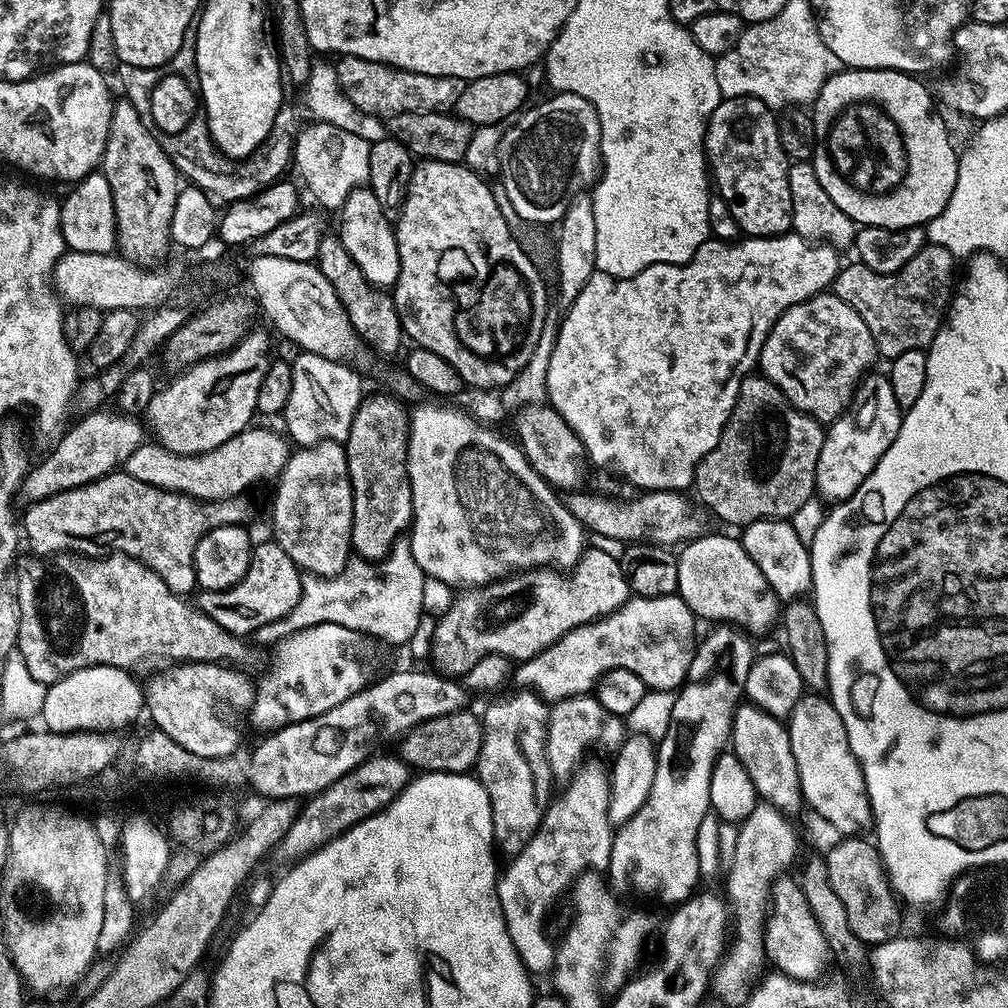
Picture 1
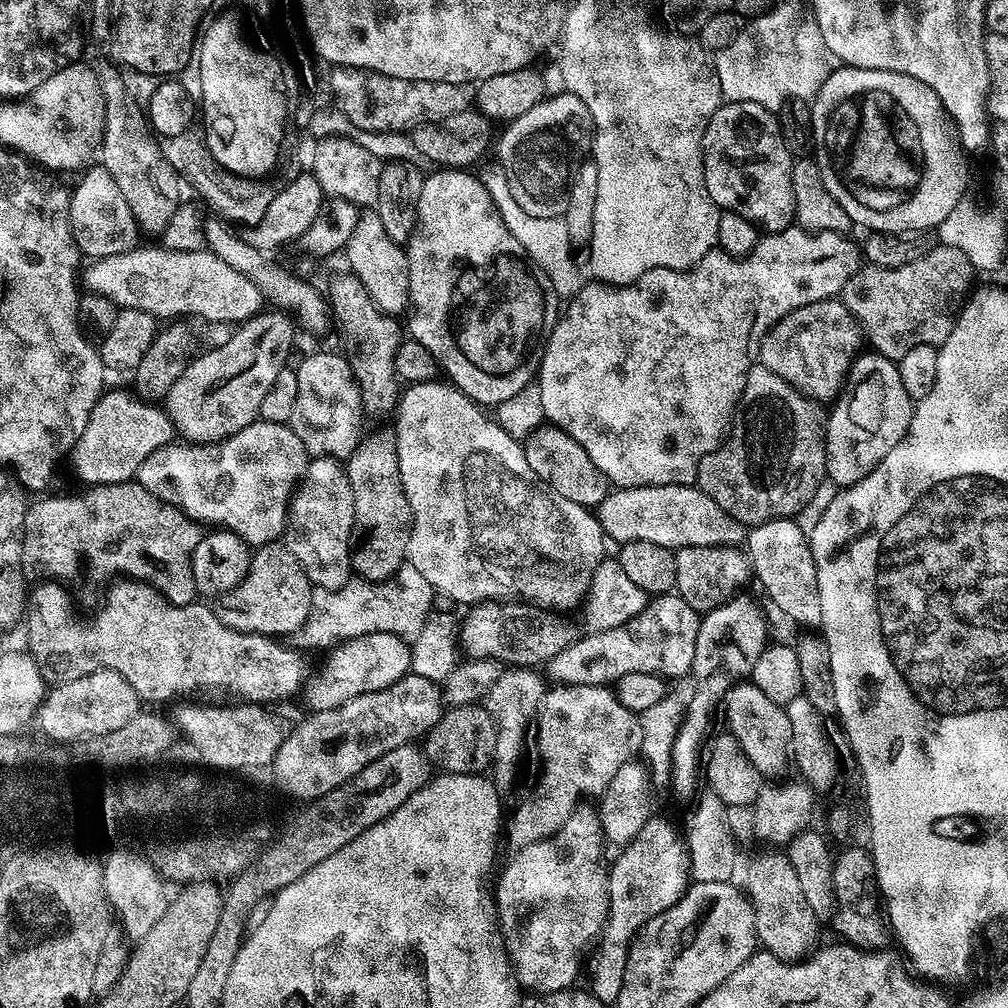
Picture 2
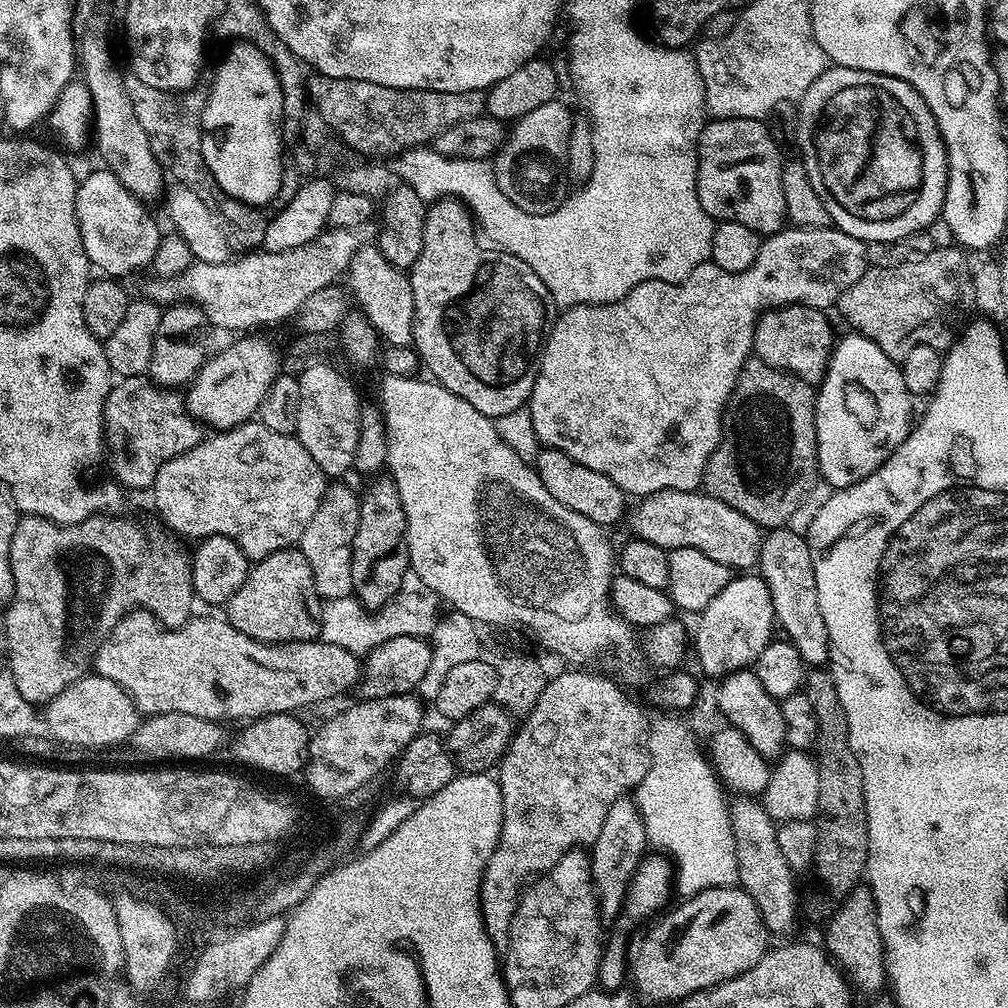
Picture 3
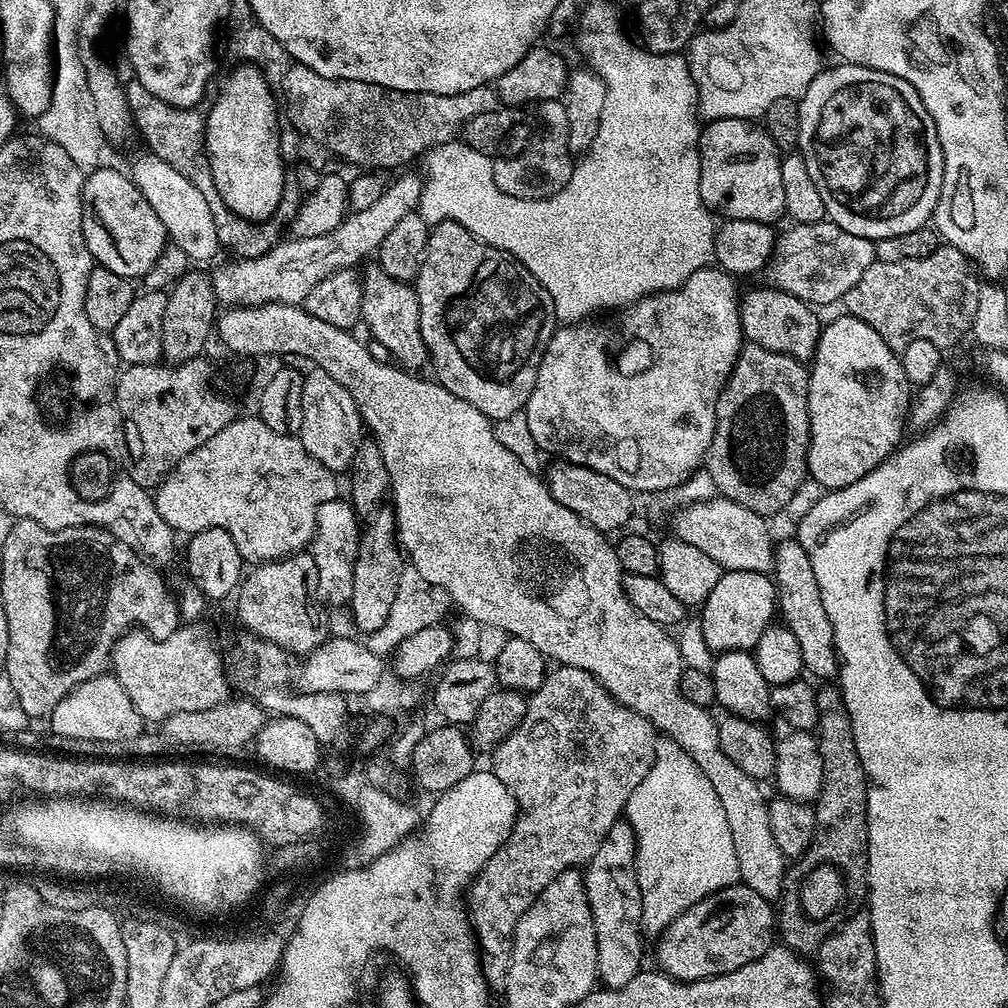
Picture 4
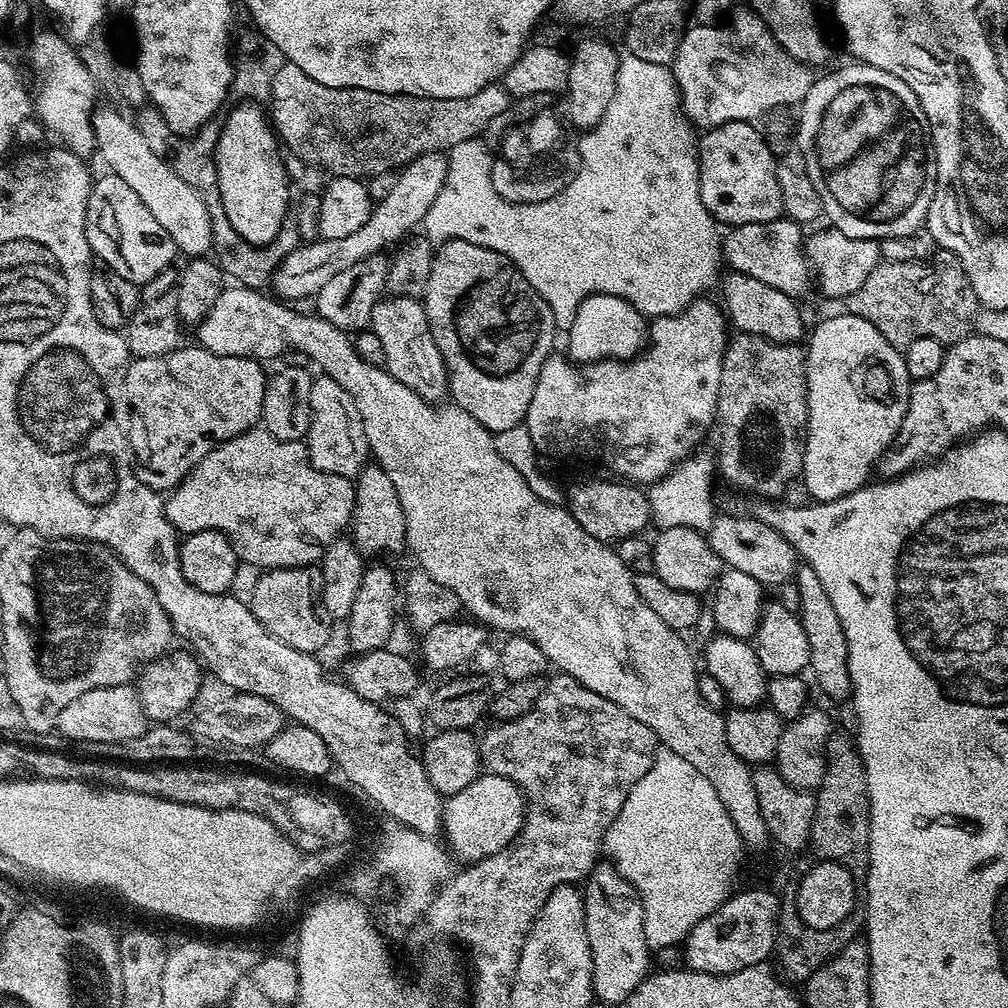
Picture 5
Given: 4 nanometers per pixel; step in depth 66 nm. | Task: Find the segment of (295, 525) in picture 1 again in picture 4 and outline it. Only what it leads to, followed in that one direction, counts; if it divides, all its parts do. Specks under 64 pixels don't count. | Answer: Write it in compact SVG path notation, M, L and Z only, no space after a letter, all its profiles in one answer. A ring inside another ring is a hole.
M337 498L326 502L318 510L316 532L312 535L310 553L318 566L317 594L325 605L333 604L336 610L351 605L354 594L354 562L358 558L361 521L347 499Z

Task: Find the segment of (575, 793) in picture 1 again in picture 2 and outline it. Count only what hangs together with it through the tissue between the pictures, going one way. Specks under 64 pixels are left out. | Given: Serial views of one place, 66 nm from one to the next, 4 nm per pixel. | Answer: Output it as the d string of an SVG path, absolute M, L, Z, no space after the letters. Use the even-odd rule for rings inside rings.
M580 810L548 839L519 849L501 874L497 886L495 883L494 899L500 935L504 938L504 949L508 951L508 961L512 963L517 985L525 993L536 992L532 994L537 997L549 996L552 992L567 992L575 985L572 983L580 972L580 959L588 947L588 951L593 947L608 919L604 852L606 845L599 815L595 811Z

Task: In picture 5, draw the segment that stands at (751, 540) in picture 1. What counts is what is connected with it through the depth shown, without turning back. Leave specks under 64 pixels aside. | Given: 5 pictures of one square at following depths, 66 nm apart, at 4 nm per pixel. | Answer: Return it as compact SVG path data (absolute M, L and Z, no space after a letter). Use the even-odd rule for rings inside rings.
M807 566L797 567L794 577L796 592L800 595L798 615L806 630L806 642L810 642L810 662L808 668L816 675L816 684L832 700L847 701L852 694L850 670L848 669L848 651L846 650L846 634L842 634L842 622L838 622L838 614L826 589L822 587L822 578L814 574Z

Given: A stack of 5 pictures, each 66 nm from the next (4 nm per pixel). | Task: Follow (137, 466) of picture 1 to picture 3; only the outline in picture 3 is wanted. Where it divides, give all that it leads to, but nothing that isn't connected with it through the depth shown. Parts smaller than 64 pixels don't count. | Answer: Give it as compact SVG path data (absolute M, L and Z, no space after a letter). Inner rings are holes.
M247 422L212 435L193 448L165 460L158 470L150 495L165 524L182 538L230 538L249 562L260 561L275 551L293 547L320 505L326 487L326 473L314 458L310 458L306 446L302 446L295 435L278 434L278 430L270 430L265 424Z

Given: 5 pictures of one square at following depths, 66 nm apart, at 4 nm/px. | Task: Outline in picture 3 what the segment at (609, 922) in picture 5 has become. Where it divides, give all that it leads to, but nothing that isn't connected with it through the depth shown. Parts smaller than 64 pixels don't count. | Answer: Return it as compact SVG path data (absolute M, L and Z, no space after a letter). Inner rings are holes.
M635 799L616 800L614 806L610 806L606 813L606 819L602 821L602 831L590 846L592 884L596 887L596 903L600 905L601 917L615 918L620 915L630 878L644 858L648 847L648 835L640 811L636 809Z

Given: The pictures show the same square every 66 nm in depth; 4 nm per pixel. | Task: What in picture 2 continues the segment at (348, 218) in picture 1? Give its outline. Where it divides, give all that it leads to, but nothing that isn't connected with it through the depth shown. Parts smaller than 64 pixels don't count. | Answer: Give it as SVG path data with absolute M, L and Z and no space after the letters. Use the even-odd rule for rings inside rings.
M364 210L357 215L354 230L342 252L348 255L347 271L354 273L378 310L396 318L409 307L408 257L405 249L393 243L386 234L375 210Z

